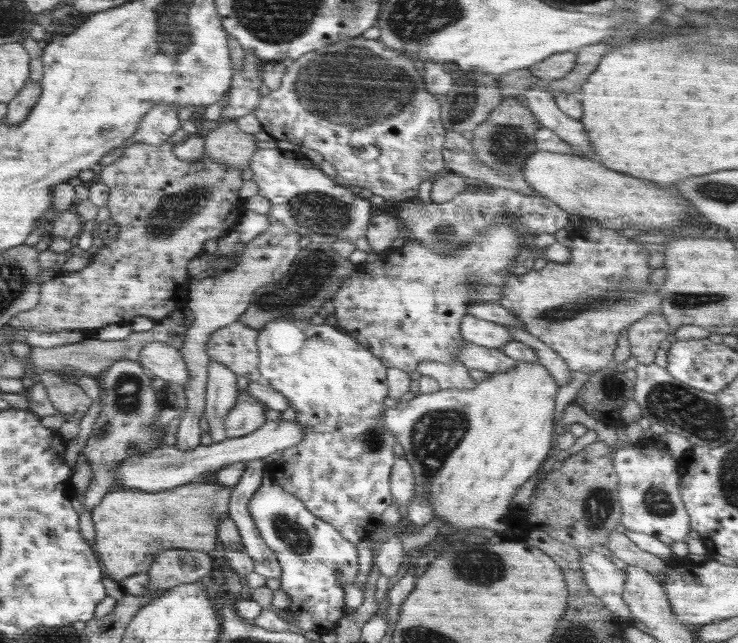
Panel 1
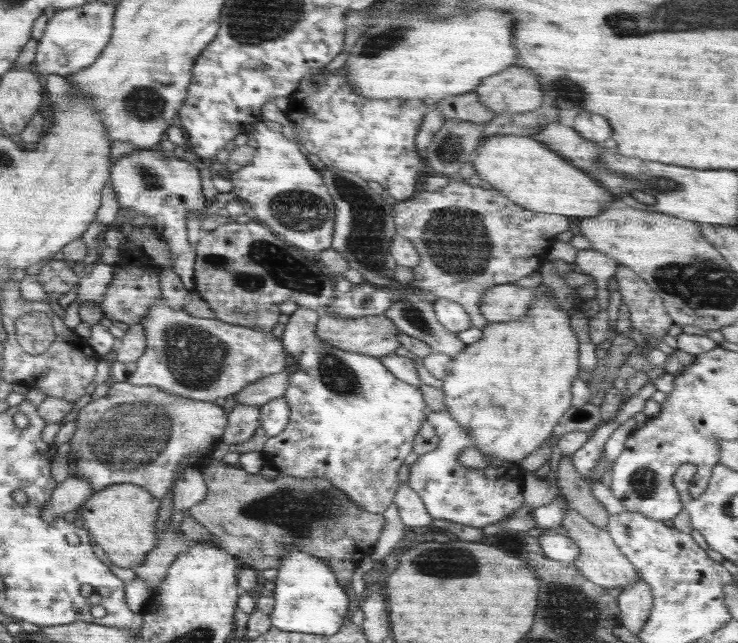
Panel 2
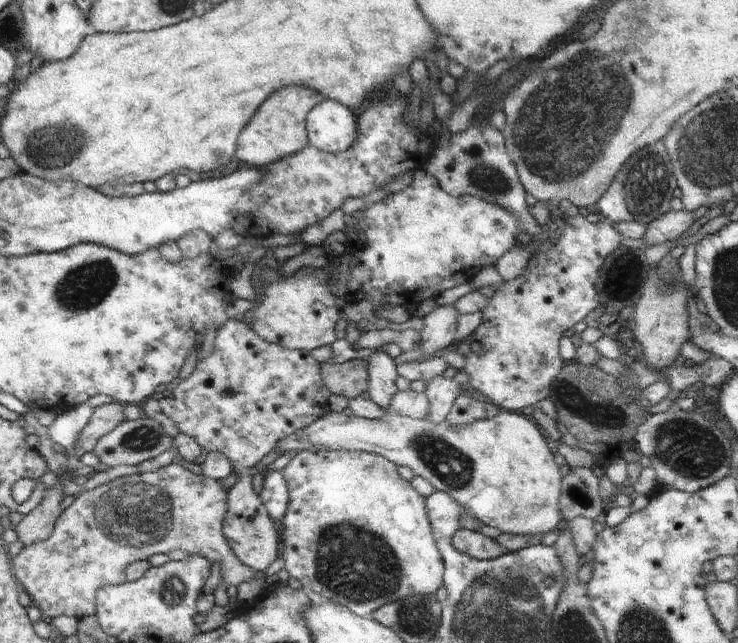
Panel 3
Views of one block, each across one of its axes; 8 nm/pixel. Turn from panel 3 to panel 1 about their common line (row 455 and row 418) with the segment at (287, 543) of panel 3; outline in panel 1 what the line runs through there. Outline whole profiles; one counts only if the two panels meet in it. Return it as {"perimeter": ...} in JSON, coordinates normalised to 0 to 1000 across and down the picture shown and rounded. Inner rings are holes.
{"perimeter":[[[371,496],[355,512],[351,513],[350,527],[350,575],[352,579],[354,593],[369,602],[371,607],[385,614],[393,624],[393,633],[401,636],[401,649],[398,655],[412,664],[412,681],[409,687],[404,687],[401,694],[393,694],[388,700],[382,700],[382,709],[377,715],[359,722],[358,733],[371,748],[371,753],[381,756],[388,767],[396,768],[400,774],[408,778],[412,788],[425,802],[435,806],[443,815],[453,818],[453,823],[473,843],[480,848],[488,841],[497,838],[501,832],[515,826],[518,818],[516,804],[519,798],[530,785],[531,773],[527,760],[527,743],[534,722],[534,692],[539,689],[537,678],[520,666],[518,645],[520,645],[520,621],[526,616],[524,572],[509,557],[496,540],[482,532],[469,516],[453,505],[424,504],[419,496]]]}

